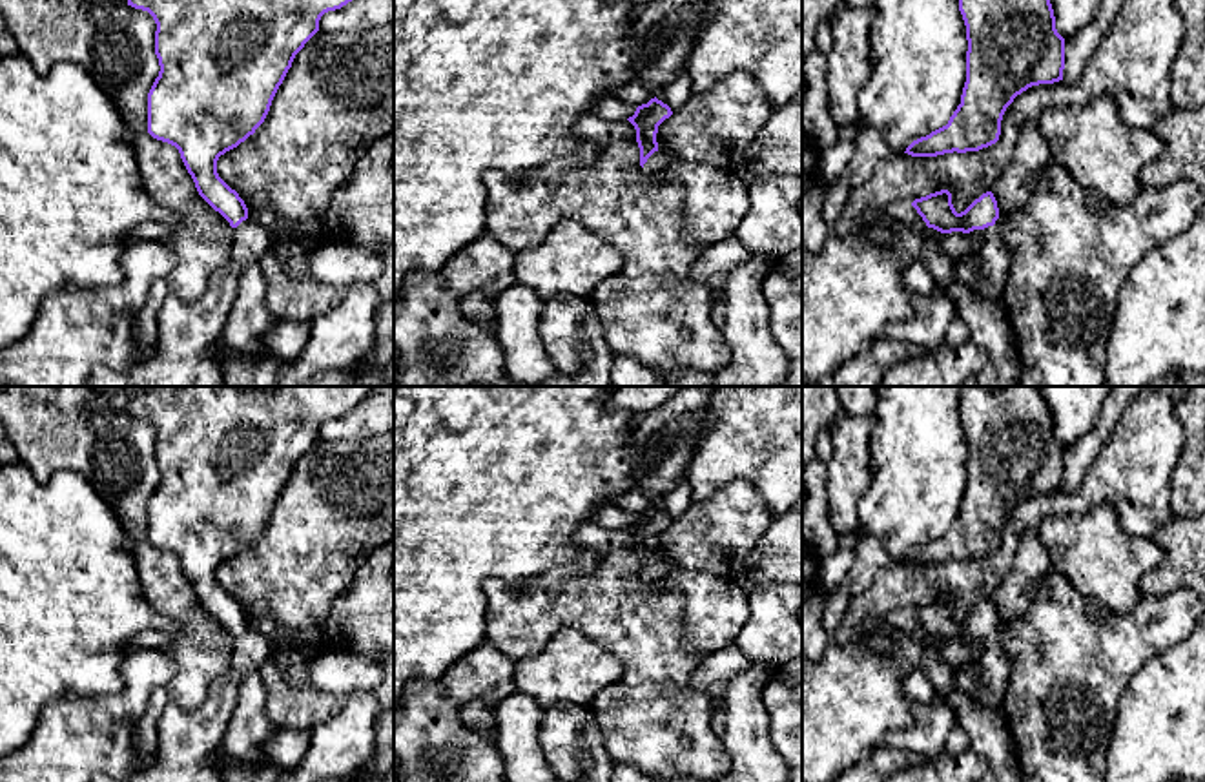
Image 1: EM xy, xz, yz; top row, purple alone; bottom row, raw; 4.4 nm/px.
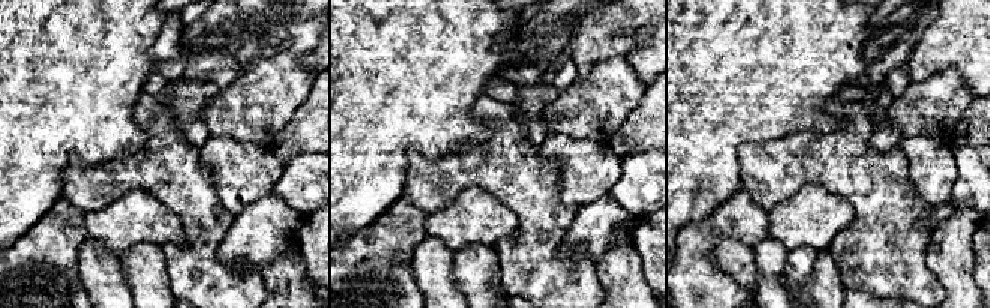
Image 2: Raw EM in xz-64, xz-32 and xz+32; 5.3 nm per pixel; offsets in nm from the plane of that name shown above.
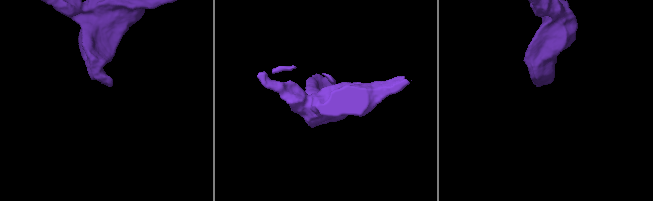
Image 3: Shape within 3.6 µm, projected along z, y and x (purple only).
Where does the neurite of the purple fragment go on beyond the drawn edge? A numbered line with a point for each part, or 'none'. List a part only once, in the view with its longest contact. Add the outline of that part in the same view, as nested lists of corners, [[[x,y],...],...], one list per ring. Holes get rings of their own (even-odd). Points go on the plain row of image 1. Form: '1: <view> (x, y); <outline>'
1: xz (659, 569); [[[658,558],[647,567],[642,578],[647,585],[653,585],[660,581],[662,578],[665,578],[671,571],[673,567],[667,561]]]

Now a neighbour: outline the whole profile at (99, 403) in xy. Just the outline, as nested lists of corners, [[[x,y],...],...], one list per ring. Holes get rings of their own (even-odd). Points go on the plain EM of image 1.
[[[129,386],[115,392],[113,396],[95,392],[84,405],[84,414],[86,416],[126,414],[129,399],[140,392],[144,392],[144,386]]]

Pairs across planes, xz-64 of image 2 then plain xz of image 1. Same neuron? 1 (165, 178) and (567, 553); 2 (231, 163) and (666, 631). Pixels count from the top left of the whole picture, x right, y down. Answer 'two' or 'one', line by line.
1: two
2: two

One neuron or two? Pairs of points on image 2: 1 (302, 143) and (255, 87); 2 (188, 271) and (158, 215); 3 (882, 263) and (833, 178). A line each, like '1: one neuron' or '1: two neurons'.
1: two neurons
2: two neurons
3: one neuron

